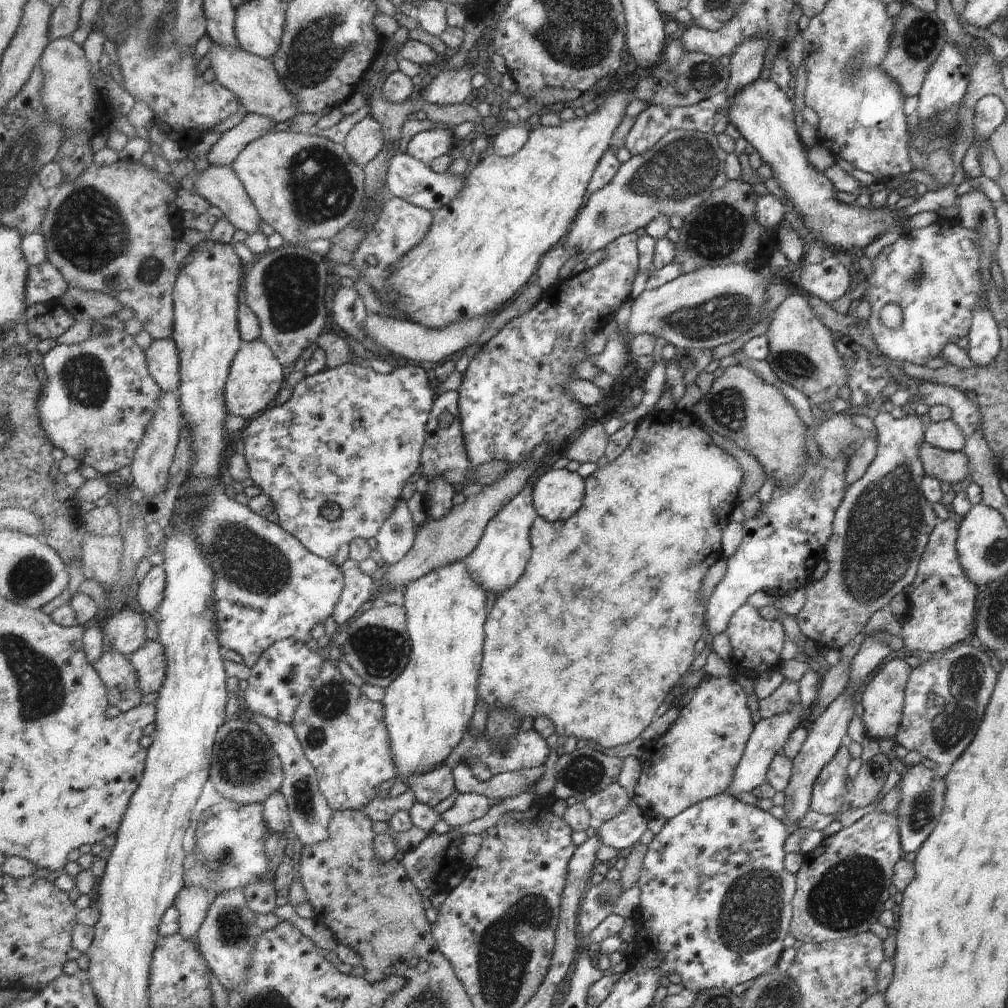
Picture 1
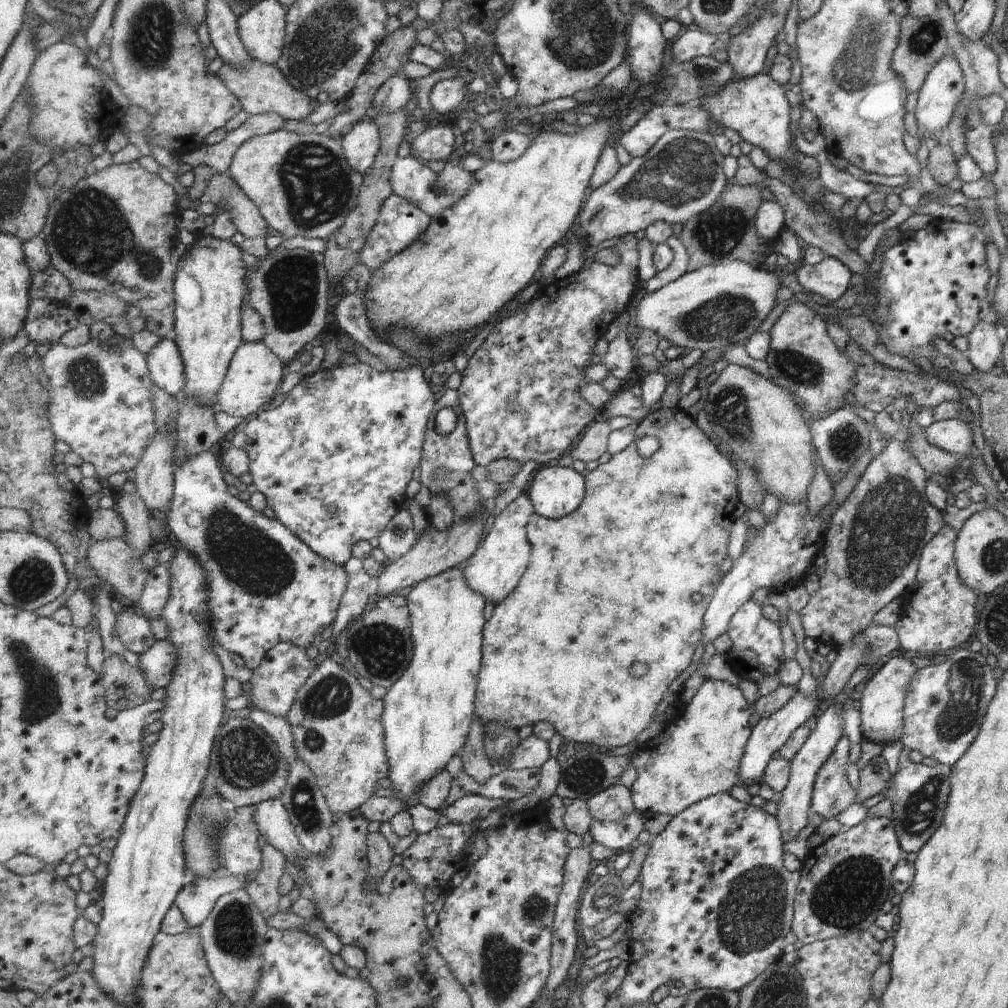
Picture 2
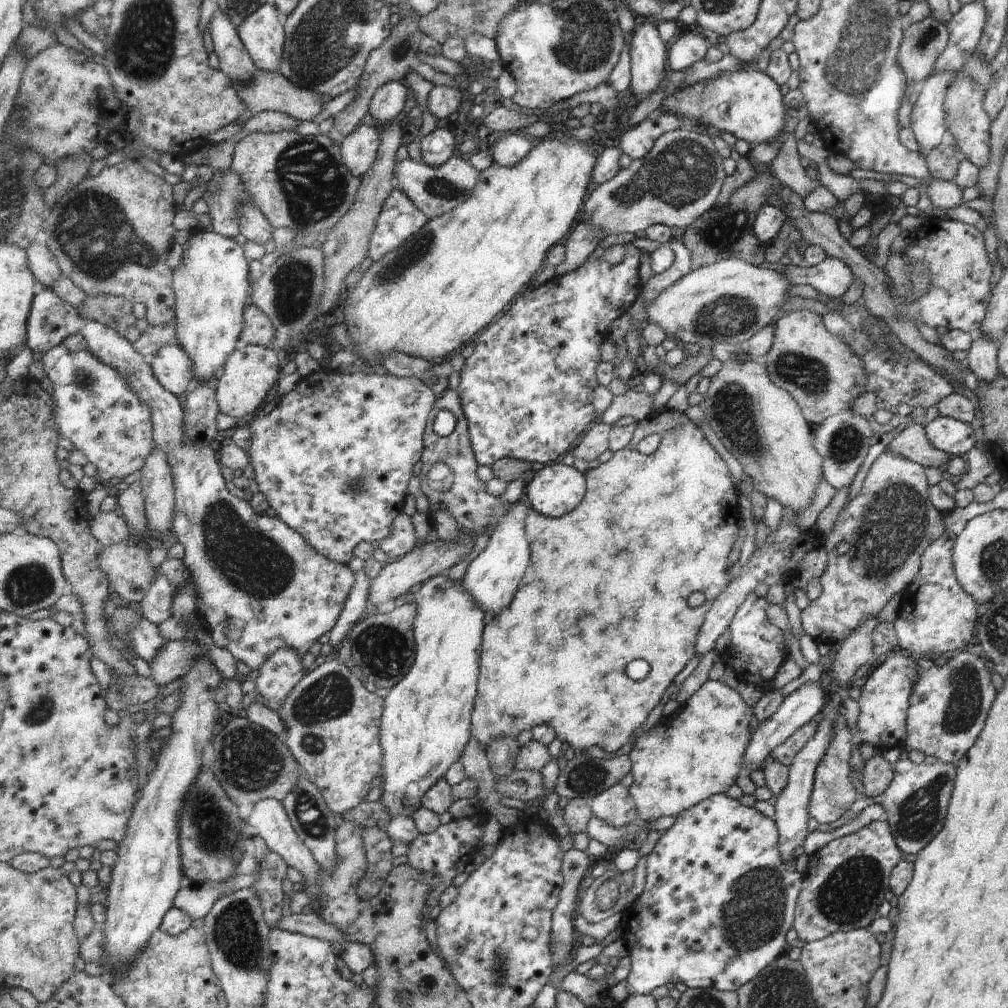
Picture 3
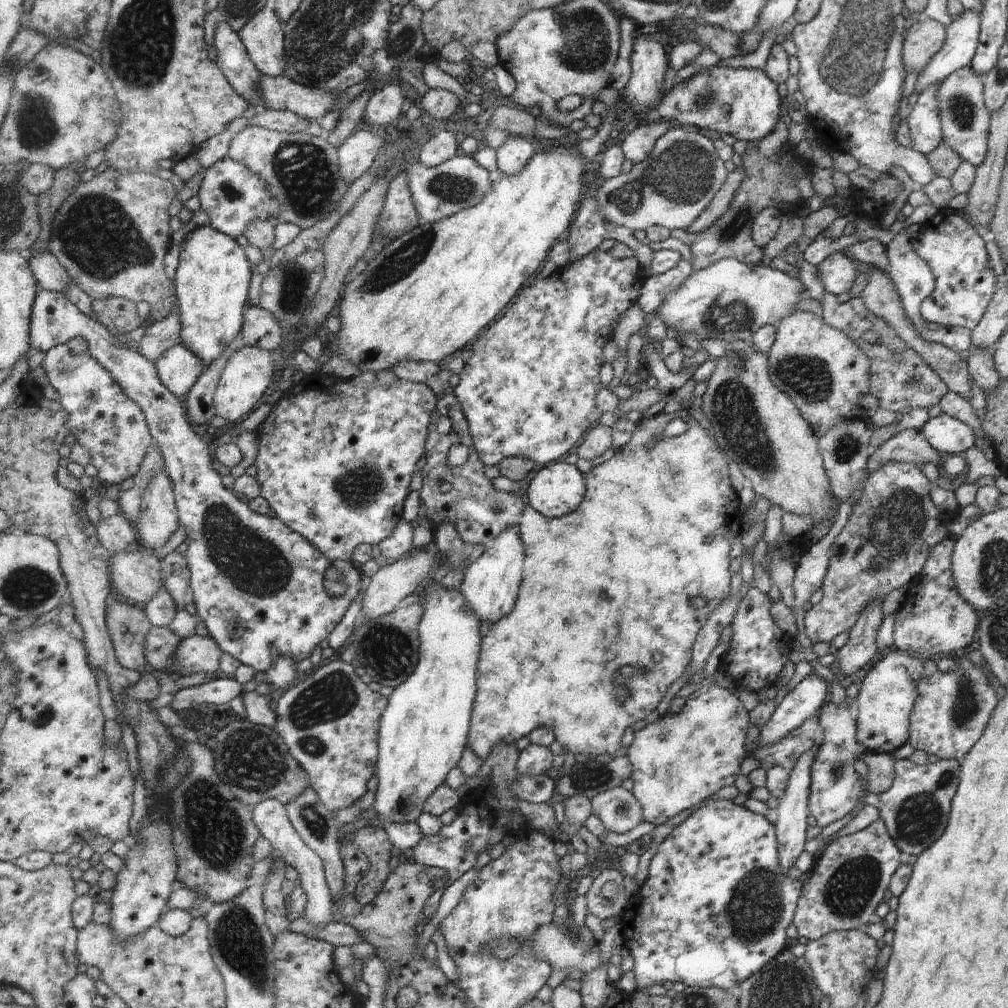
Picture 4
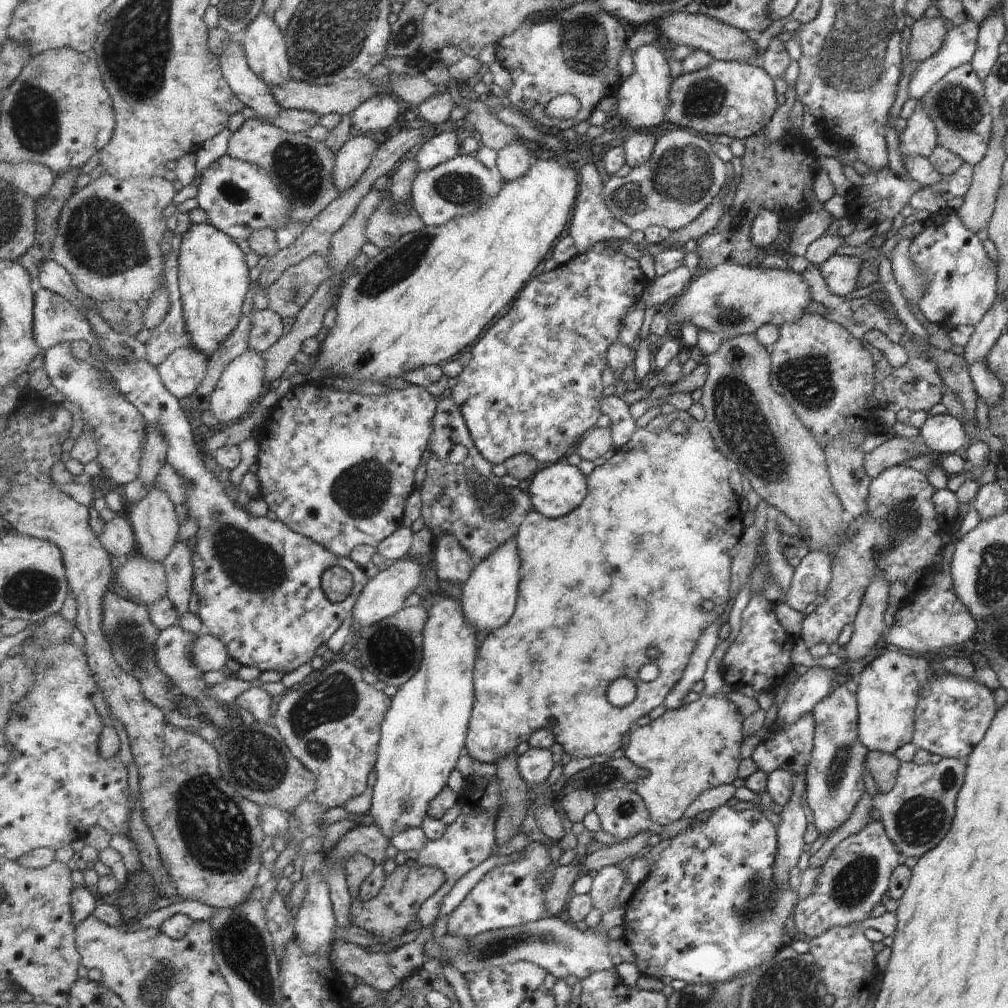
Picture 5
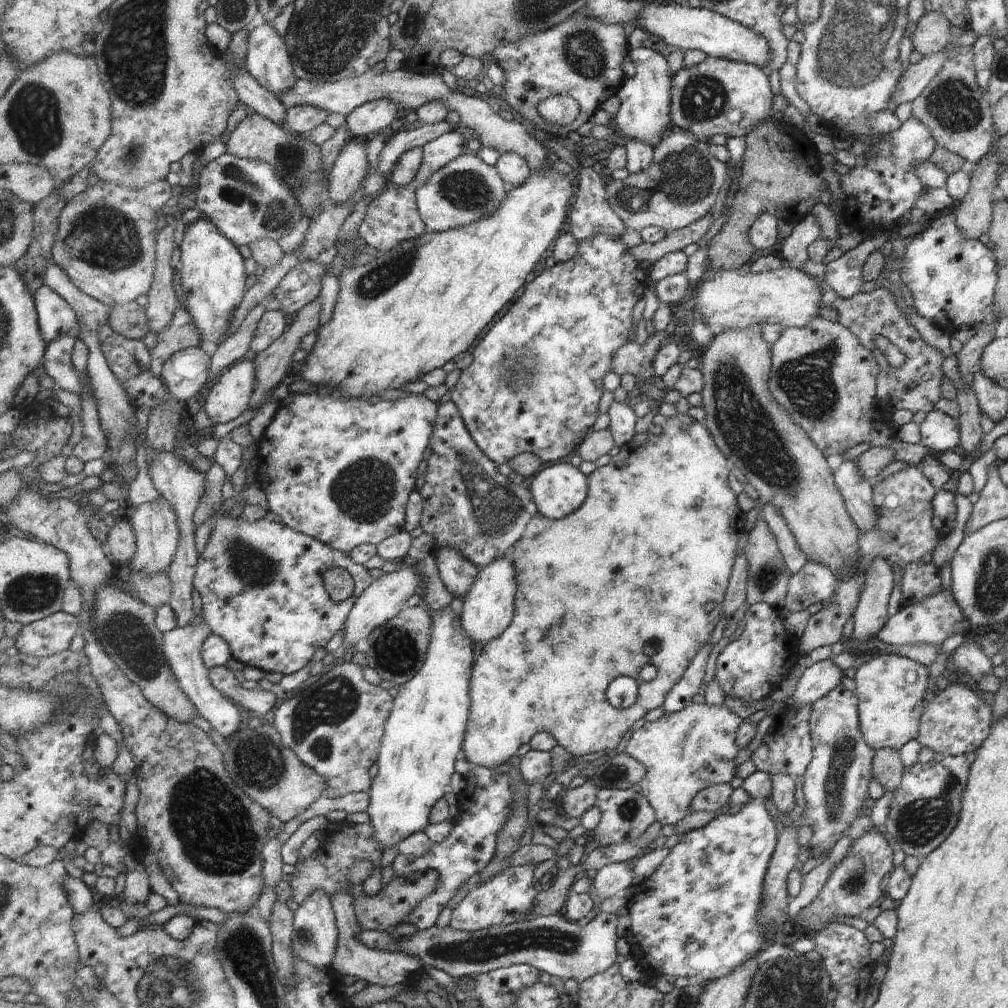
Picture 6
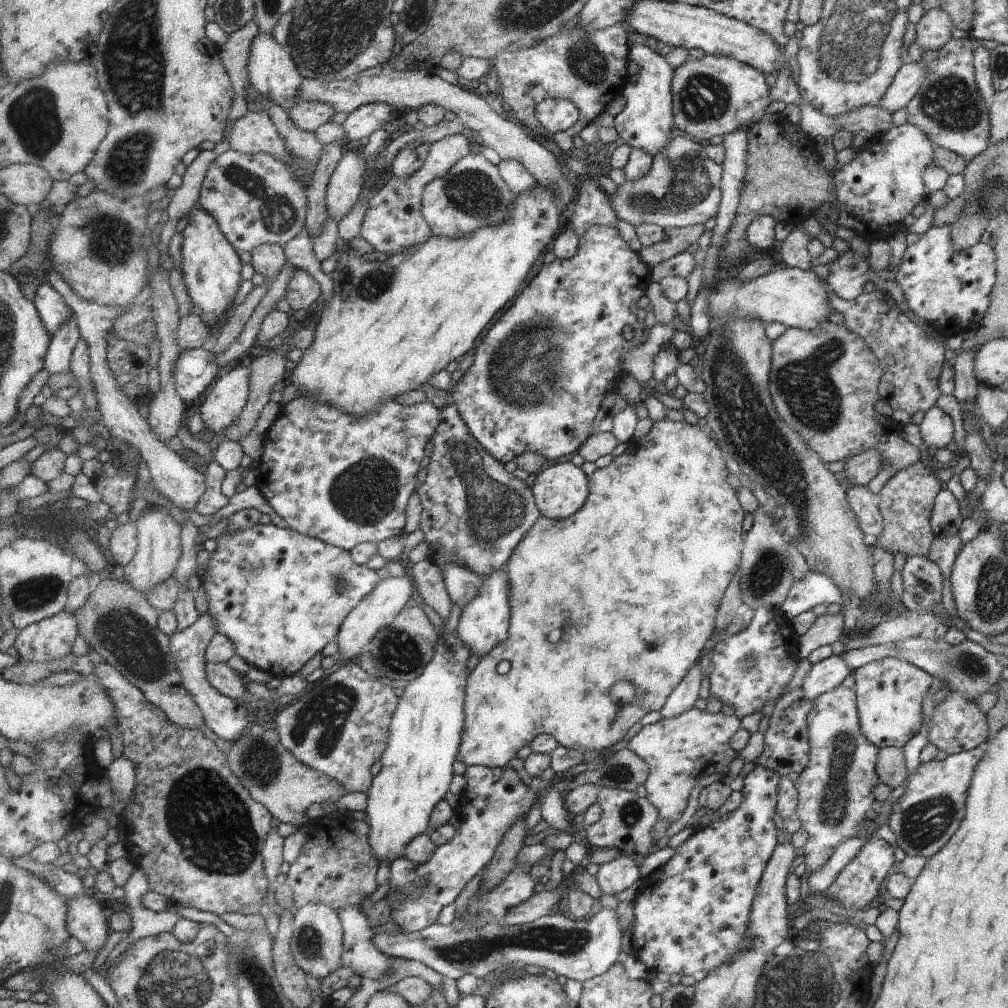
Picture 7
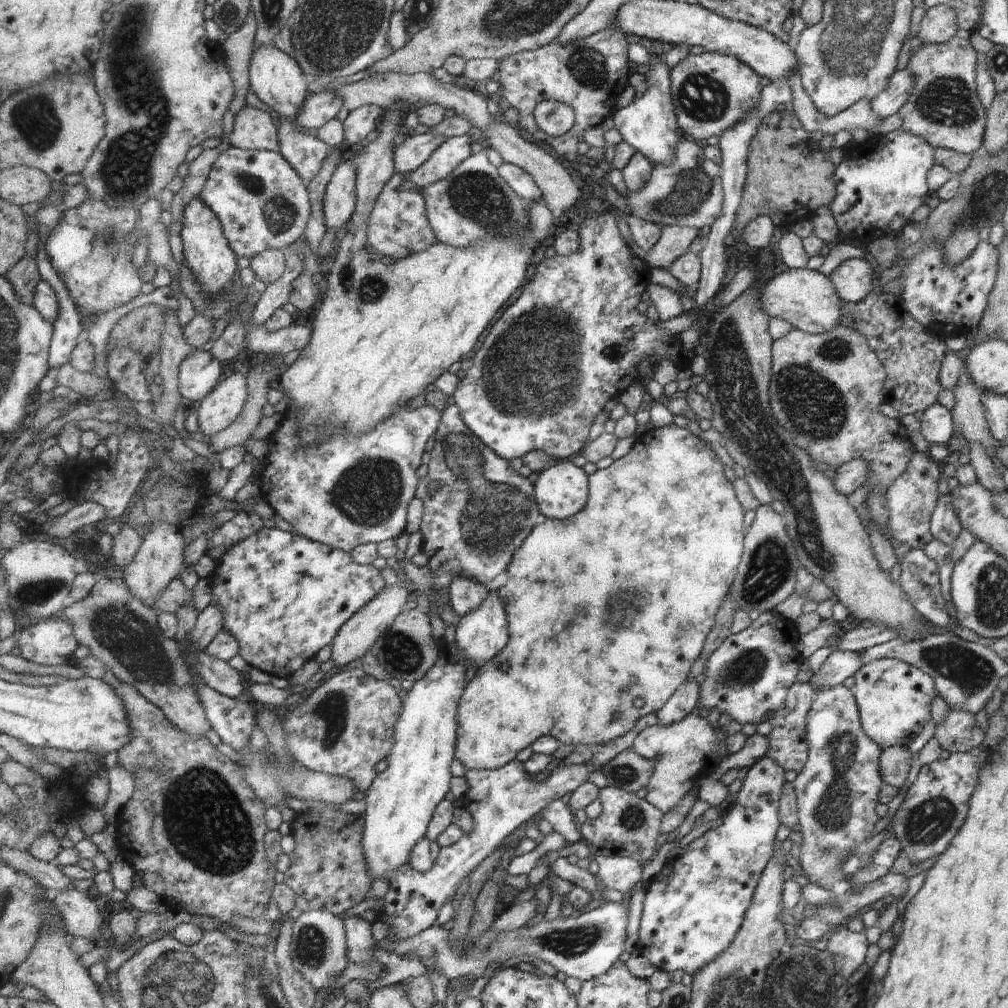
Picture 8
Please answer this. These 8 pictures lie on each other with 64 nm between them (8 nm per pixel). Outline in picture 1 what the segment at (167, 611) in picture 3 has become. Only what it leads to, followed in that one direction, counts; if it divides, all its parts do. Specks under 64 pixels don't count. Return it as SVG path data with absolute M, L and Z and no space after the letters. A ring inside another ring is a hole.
M155 565L139 584L137 602L141 605L142 610L150 615L155 614L157 608L165 600L165 588L167 588L165 568Z

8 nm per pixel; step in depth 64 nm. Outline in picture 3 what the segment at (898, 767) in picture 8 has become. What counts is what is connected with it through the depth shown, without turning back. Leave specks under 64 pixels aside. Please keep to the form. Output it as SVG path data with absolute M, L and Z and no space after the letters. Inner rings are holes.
M877 753L872 758L865 760L859 776L863 785L864 797L877 797L892 782L893 770L890 764Z

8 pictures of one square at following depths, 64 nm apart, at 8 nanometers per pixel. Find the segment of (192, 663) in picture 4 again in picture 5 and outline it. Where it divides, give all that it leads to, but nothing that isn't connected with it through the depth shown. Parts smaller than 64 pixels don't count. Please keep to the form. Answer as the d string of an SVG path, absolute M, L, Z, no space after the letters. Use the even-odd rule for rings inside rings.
M208 631L197 637L192 647L192 662L203 673L208 671L224 671L228 654L225 644Z

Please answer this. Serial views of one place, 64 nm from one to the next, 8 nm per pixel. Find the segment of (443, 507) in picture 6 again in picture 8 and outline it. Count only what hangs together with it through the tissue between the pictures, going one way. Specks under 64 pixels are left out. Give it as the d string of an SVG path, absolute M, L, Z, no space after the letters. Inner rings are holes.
M450 402L442 411L441 424L439 430L436 432L435 439L433 447L429 450L430 461L428 462L428 473L424 478L420 479L416 497L425 502L425 514L422 518L420 530L423 536L421 548L430 558L429 566L431 567L431 570L433 570L433 588L437 590L435 596L428 598L429 608L431 612L434 612L440 617L441 610L443 610L447 604L452 604L450 602L449 588L451 588L455 576L459 578L459 575L463 575L465 578L471 578L471 580L475 580L475 582L480 582L485 586L489 586L501 572L508 570L509 564L511 564L511 561L513 560L513 555L517 552L517 548L519 548L519 546L523 544L523 540L531 534L531 530L535 529L536 526L539 526L540 524L543 524L548 518L540 510L534 483L531 483L527 477L519 475L516 470L513 470L513 468L509 466L508 460L499 457L481 440L481 438L477 436L477 434L473 434L473 431L465 424L464 418L462 417L462 411L457 405ZM431 482L439 482L439 488L435 490L435 494L429 492L429 484L431 484Z

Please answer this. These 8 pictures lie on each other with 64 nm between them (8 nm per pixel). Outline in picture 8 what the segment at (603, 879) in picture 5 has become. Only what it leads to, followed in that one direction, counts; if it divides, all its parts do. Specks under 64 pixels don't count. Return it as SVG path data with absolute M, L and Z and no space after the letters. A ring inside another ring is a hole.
M596 853L594 857L599 862L596 877L600 886L629 894L633 892L635 884L641 882L643 865L634 858L621 855L605 857L600 853Z

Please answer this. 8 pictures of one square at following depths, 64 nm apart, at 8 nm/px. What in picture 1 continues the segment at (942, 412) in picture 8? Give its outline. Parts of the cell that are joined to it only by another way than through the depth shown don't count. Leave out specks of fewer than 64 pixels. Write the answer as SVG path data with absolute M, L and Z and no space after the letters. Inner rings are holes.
M951 419L925 425L923 440L929 446L944 451L961 452L965 446L965 438L963 438L961 430L953 424Z

